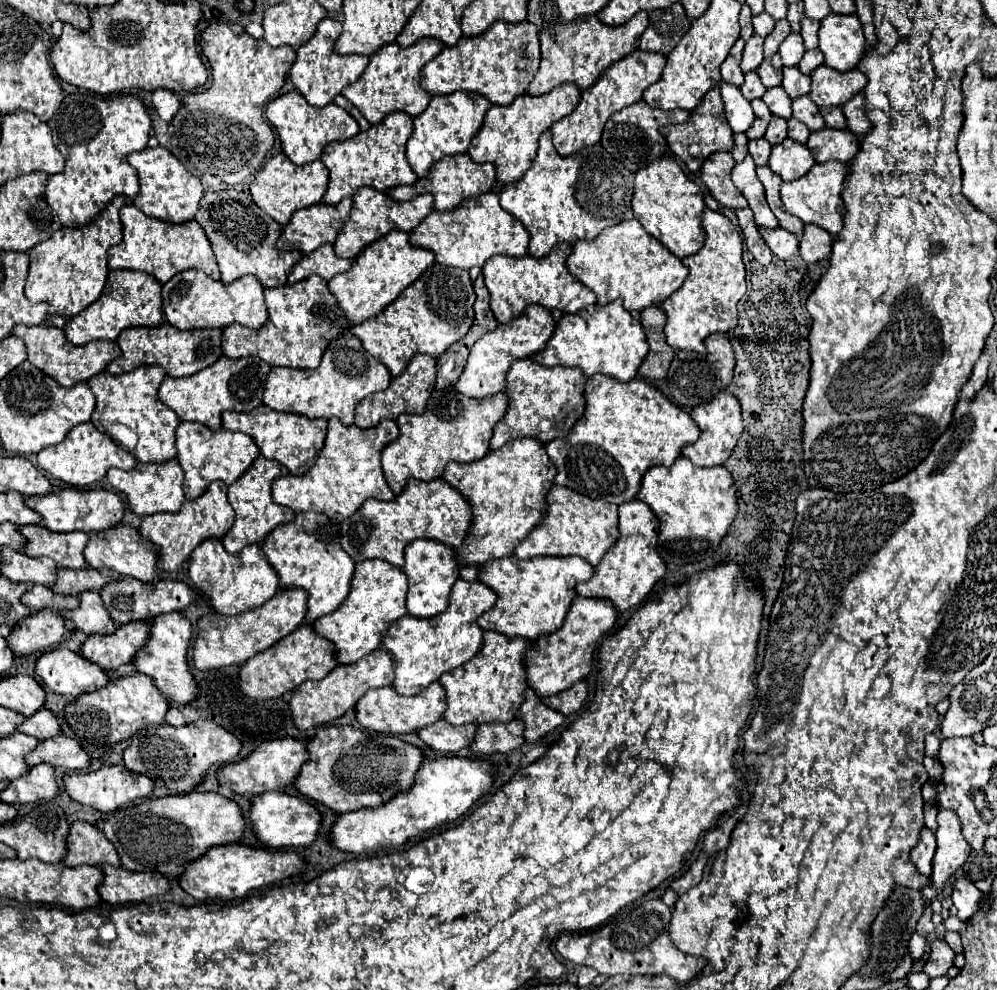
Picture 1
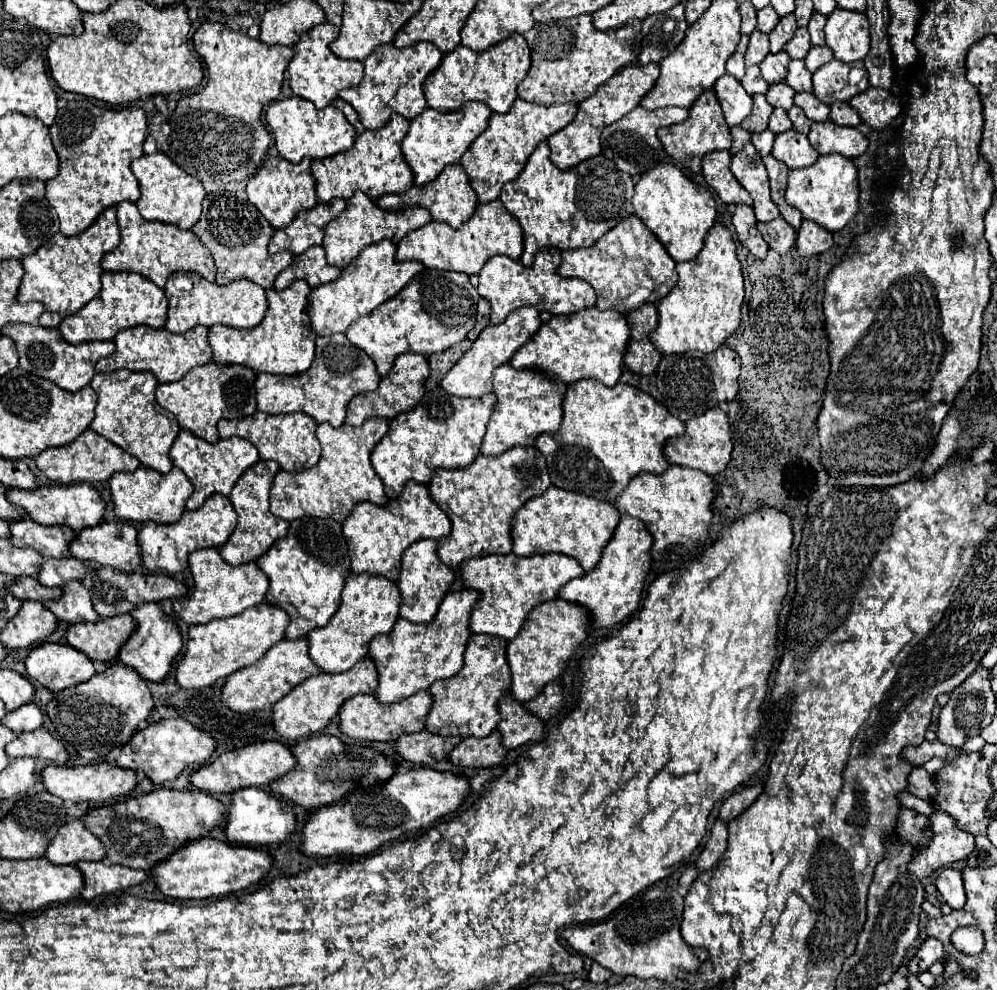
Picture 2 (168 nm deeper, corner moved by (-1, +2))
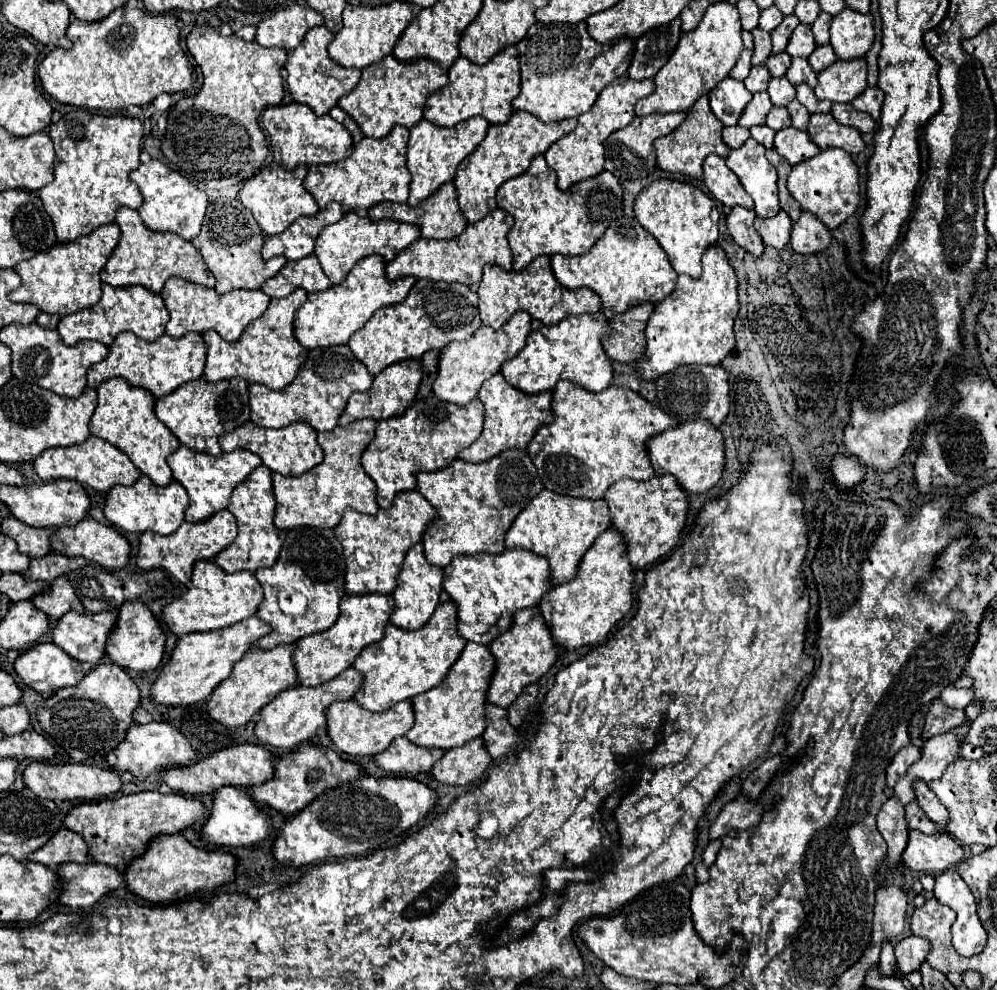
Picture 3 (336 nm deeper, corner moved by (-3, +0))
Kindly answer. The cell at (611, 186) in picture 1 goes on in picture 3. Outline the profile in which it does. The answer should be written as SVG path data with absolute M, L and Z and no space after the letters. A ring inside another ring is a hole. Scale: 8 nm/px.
M535 156L525 174L501 184L497 206L515 218L509 232L509 246L513 250L513 270L523 270L541 254L585 254L611 226L611 222L623 216L623 190L611 172L603 172L597 178L577 182L563 192L557 188L555 170L547 166L543 156Z

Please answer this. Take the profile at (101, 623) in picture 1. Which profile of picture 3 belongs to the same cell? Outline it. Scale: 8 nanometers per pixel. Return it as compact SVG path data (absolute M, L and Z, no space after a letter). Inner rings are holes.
M65 576L55 578L51 582L49 592L41 592L39 596L31 598L31 602L35 604L35 608L43 610L51 620L59 620L69 610L85 612L81 600L75 596L75 592L73 592L73 588Z

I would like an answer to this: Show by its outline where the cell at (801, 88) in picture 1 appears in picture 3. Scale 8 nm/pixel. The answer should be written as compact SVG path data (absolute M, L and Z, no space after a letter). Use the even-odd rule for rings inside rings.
M793 58L793 62L791 62L791 66L789 66L789 70L787 70L785 76L795 86L805 82L811 88L815 88L815 84L817 84L817 74L813 72L813 68L809 66L809 62L805 58Z

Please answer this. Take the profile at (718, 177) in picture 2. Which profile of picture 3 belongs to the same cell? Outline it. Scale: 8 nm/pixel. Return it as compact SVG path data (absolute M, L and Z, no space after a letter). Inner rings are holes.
M709 154L703 160L703 182L709 188L709 192L725 206L743 206L753 208L751 196L745 192L737 176L727 168L725 158L717 154Z

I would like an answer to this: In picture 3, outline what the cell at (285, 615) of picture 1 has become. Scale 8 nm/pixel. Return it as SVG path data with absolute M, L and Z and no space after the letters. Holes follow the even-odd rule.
M251 616L227 628L181 636L171 652L169 662L163 666L163 672L151 686L151 700L161 706L189 706L207 700L215 686L231 674L235 662L241 660L241 656L251 648L251 644L269 632L271 628L267 628L263 620Z

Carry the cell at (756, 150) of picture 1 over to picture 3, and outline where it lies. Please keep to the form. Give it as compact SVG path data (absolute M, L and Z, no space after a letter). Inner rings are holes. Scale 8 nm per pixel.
M751 126L751 138L755 138L759 144L763 144L767 150L773 148L773 136L775 130L771 130L769 126Z

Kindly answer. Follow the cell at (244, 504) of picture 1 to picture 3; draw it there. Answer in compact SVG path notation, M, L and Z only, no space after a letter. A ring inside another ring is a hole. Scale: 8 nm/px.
M259 466L243 484L239 484L233 490L231 502L229 502L229 512L235 516L239 534L237 538L215 556L215 564L223 568L227 574L233 572L255 572L257 568L267 568L277 562L279 550L285 540L285 532L275 528L273 524L273 514L275 514L275 496L273 496L273 480L271 480L271 470L267 466Z

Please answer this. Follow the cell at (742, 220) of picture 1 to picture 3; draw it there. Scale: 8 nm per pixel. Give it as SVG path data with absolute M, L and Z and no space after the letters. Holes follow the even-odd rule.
M735 206L727 216L727 228L729 228L729 234L733 236L735 244L745 248L753 256L761 256L765 244L763 244L761 236L757 234L757 230L753 228L753 220L755 220L753 210Z

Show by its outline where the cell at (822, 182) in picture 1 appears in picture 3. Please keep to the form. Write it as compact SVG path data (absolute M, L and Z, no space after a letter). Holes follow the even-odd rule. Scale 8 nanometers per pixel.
M839 148L821 150L817 156L793 166L787 180L787 190L801 204L801 210L815 214L829 230L835 230L859 206L859 172L847 152Z

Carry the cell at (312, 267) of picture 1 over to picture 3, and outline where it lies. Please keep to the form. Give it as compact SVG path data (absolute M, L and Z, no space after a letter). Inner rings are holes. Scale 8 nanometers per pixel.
M315 254L299 262L287 262L285 268L279 270L279 274L275 274L271 280L267 280L261 286L261 290L271 298L289 296L289 292L293 292L295 288L303 288L309 294L331 288L331 282L321 270Z

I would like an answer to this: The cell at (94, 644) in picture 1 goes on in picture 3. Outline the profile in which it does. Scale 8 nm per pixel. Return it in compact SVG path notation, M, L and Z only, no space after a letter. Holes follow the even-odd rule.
M67 612L53 628L53 644L75 660L97 666L105 656L105 642L115 620L117 612Z

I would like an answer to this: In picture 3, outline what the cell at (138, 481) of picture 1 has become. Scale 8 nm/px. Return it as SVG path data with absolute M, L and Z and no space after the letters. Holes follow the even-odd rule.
M141 476L131 486L113 486L107 492L103 514L111 524L121 528L123 532L143 534L145 530L151 530L163 536L163 534L175 532L181 526L181 522L185 520L187 504L189 504L189 496L185 488L175 480L169 486L157 486L147 476Z

